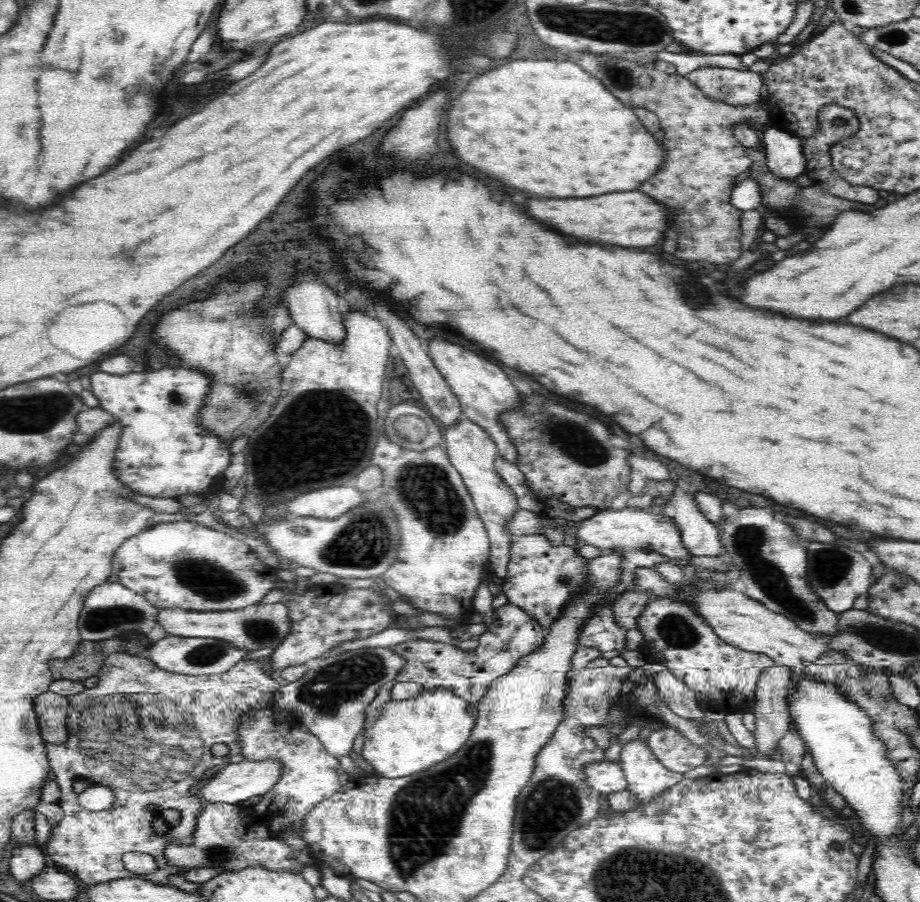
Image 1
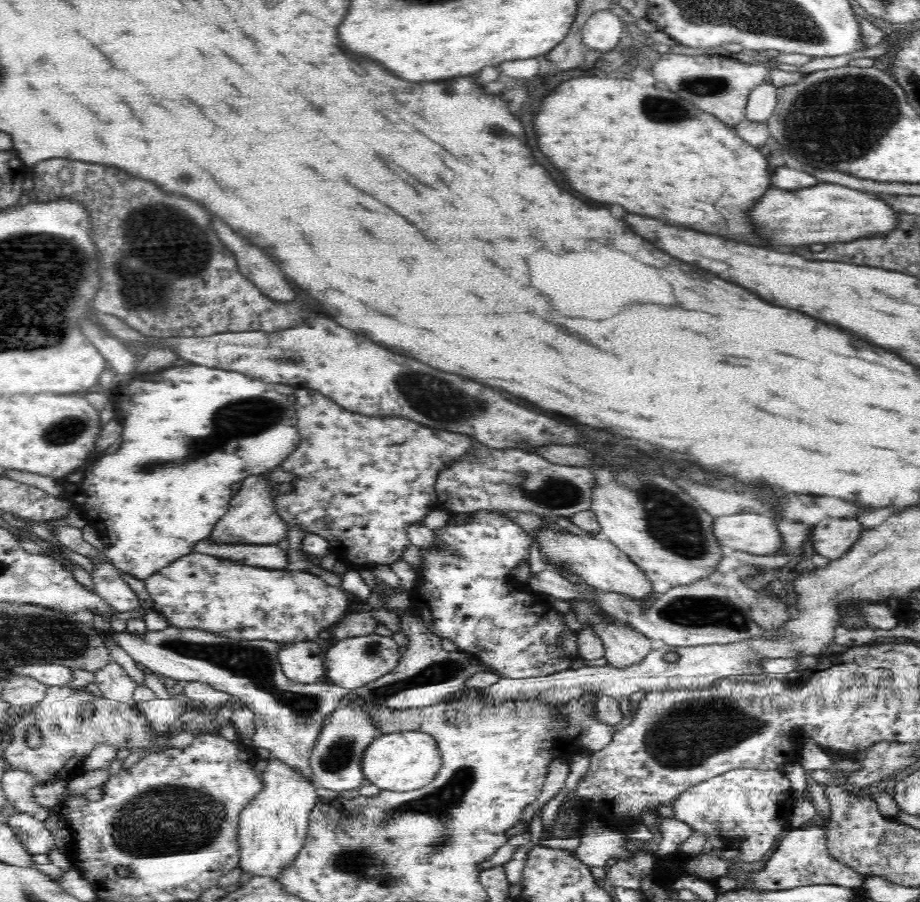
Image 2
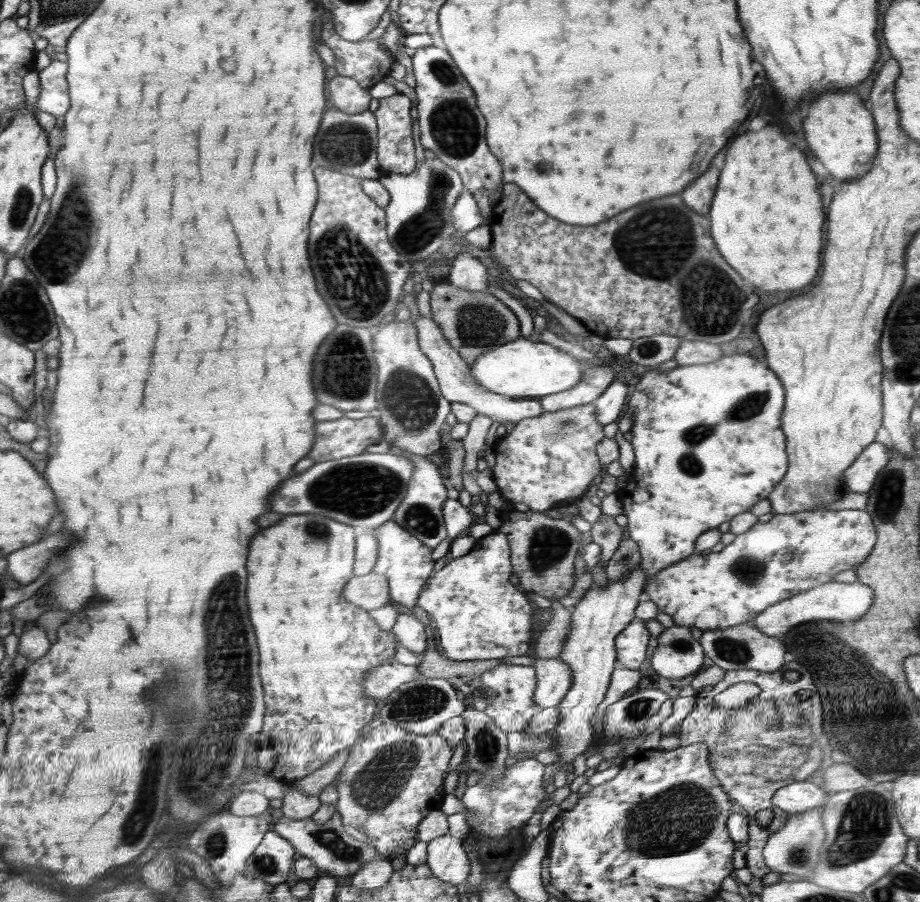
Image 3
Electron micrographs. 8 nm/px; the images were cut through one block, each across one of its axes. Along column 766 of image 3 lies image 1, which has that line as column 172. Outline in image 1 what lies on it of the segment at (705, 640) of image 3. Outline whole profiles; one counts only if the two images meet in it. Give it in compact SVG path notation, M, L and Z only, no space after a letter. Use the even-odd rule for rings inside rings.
M168 634L164 640L158 640L156 644L152 644L148 659L154 662L158 668L168 672L206 676L230 670L232 666L243 661L246 654L249 654L248 650L236 647L222 639L170 636Z

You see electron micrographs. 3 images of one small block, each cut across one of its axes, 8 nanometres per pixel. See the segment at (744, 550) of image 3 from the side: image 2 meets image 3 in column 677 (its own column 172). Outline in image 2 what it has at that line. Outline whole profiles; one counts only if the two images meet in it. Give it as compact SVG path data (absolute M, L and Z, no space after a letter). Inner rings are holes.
M196 552L174 560L174 563L156 571L144 582L155 604L155 611L166 617L169 625L177 628L198 628L234 640L262 639L275 643L319 640L320 632L332 630L350 611L346 591L329 586L314 574L250 567L244 563Z

